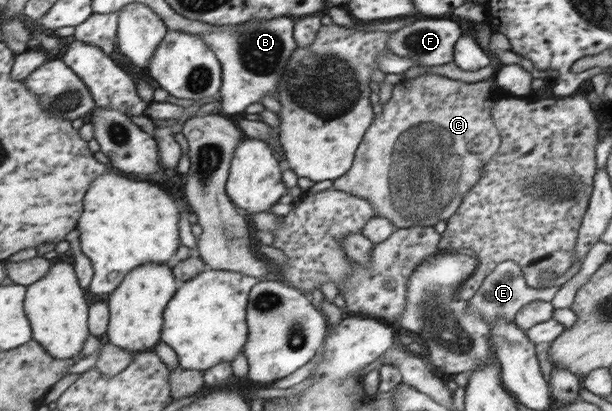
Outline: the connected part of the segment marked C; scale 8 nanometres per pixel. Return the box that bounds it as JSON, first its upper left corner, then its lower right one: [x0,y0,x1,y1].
[333,74,502,229]

